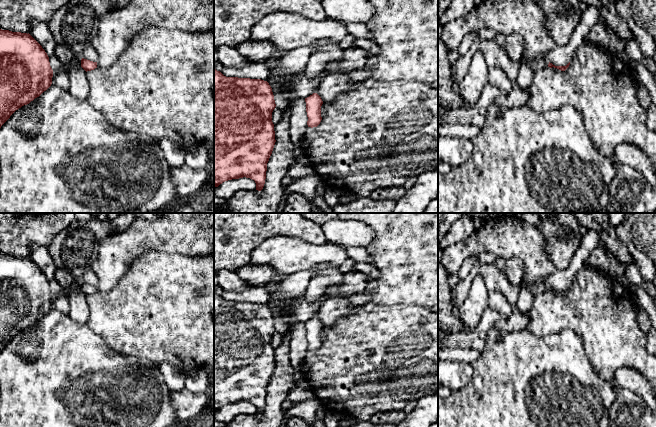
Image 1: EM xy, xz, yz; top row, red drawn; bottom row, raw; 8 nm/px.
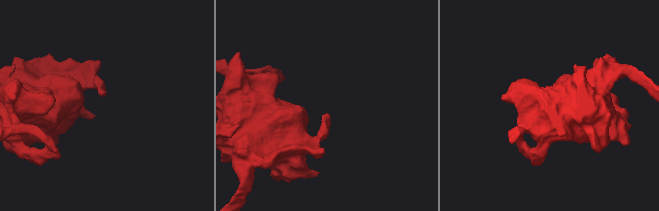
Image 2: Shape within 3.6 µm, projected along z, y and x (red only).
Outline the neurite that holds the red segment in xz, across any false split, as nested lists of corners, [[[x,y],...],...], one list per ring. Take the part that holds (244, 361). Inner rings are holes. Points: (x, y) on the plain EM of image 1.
[[[214,292],[214,412],[225,405],[250,402],[261,415],[275,369],[272,312],[261,303],[226,301]]]

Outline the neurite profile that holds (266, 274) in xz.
[[[246,265],[236,270],[238,276],[253,286],[265,287],[273,281],[276,276],[270,265]]]

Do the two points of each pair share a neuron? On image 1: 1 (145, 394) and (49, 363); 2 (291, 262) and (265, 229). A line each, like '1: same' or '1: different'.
1: same
2: different

